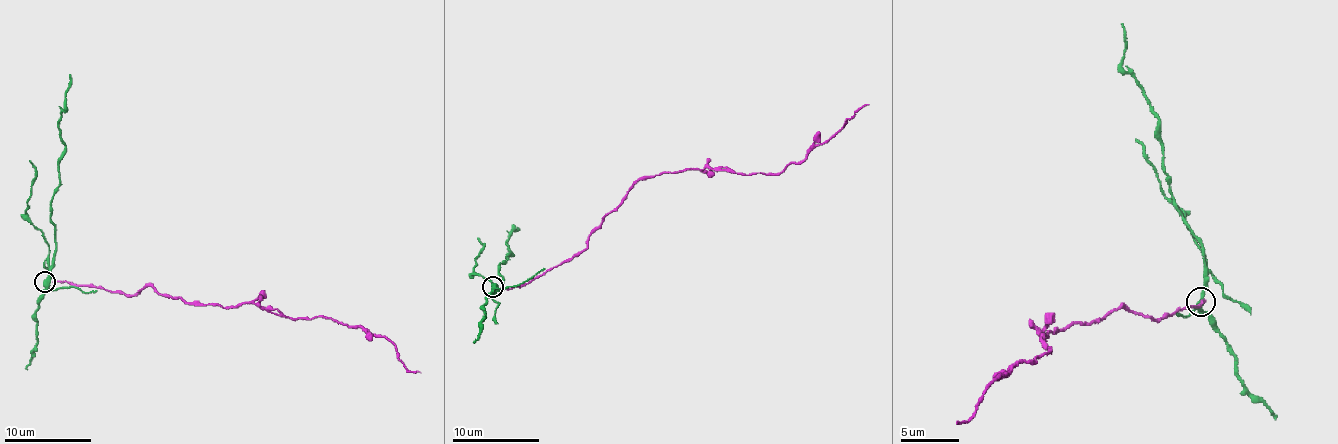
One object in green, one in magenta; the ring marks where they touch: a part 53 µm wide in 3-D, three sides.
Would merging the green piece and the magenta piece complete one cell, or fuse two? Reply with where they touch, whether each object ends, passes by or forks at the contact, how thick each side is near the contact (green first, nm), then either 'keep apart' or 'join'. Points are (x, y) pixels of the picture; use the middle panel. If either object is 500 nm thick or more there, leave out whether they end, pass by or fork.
at (492, 286); green forks there; magenta ends there; 320 nm thick on the green side, 20 nm on the other; keep apart

